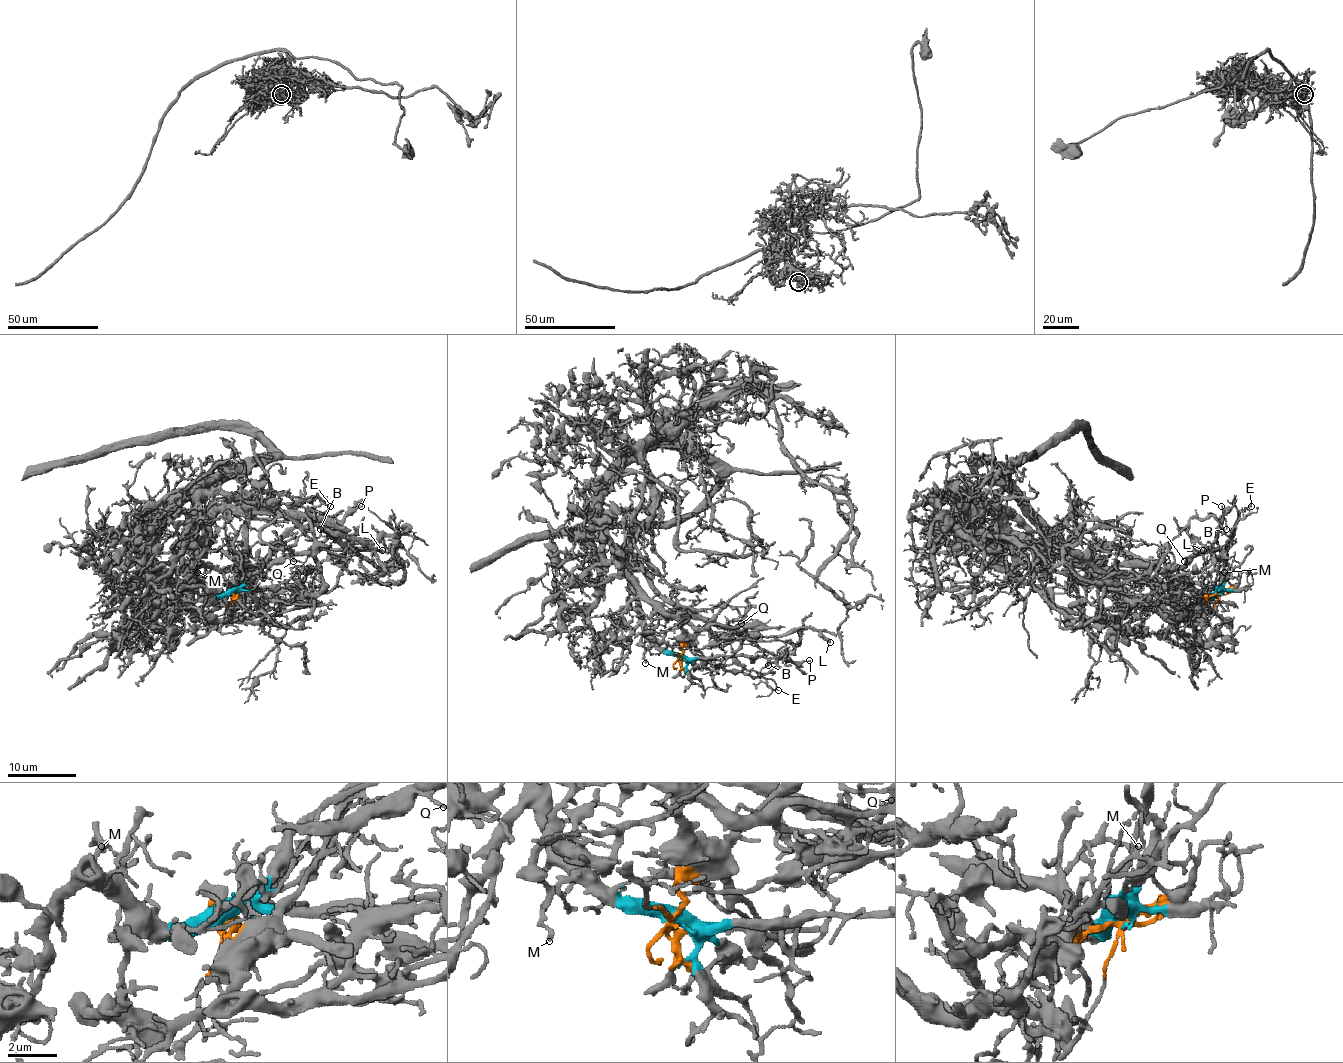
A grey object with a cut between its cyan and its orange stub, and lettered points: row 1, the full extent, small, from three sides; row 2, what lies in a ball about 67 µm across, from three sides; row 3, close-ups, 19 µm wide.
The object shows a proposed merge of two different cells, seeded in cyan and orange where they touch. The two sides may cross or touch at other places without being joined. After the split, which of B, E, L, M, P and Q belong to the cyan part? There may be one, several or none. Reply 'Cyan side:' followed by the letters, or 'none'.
Cyan side: B, E, L, M, P, Q

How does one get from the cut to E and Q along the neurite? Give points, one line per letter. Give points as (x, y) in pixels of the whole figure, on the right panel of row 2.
E: (1217, 593), (1228, 566), (1221, 559), (1219, 547), (1231, 535), (1239, 513), (1251, 506)
Q: (1217, 593), (1228, 569), (1221, 559), (1219, 547), (1197, 552), (1185, 561)

